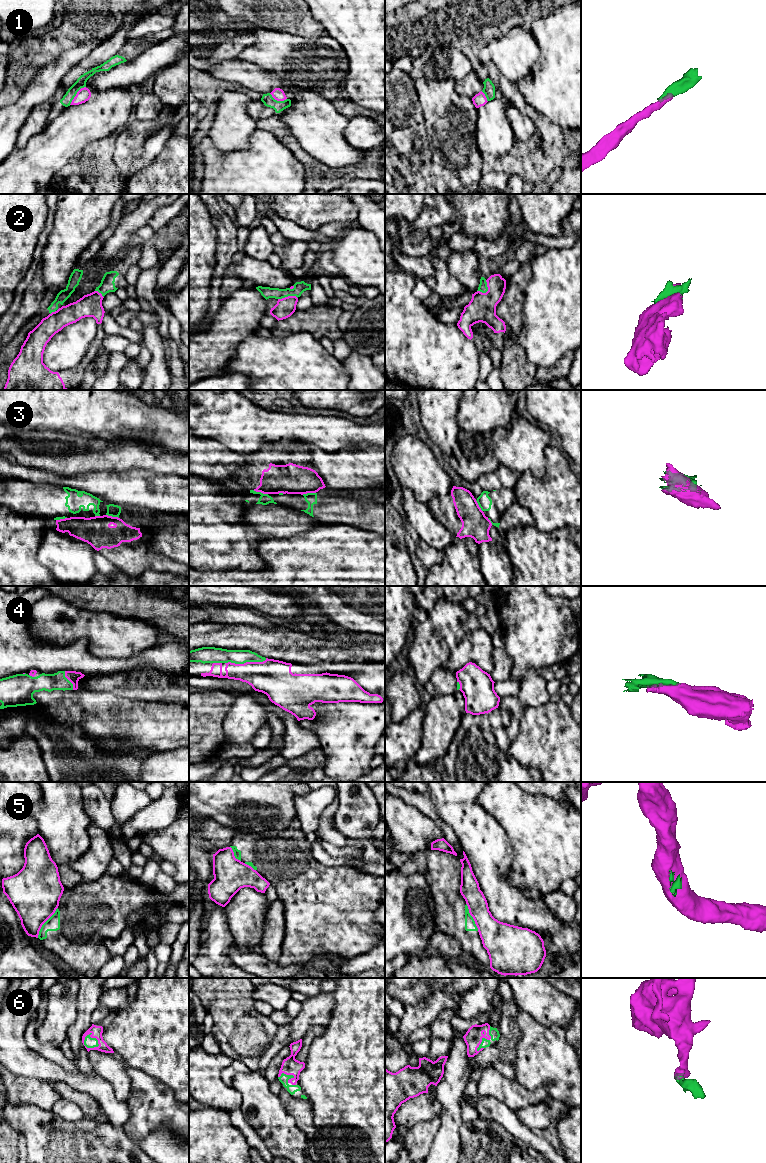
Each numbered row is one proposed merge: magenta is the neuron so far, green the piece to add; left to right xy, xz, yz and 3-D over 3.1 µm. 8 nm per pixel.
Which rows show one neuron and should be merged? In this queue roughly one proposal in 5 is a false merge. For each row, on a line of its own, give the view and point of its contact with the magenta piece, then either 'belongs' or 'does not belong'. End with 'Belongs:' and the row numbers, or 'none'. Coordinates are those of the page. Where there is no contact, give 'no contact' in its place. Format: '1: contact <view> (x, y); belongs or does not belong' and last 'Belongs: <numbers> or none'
1: contact xy (76, 94); belongs
2: contact yz (488, 290); belongs
3: contact xz (260, 491); does not belong
4: contact xz (246, 662); belongs
5: contact xy (45, 921); does not belong
6: contact xy (93, 1037); belongs
Belongs: 1, 2, 4, 6

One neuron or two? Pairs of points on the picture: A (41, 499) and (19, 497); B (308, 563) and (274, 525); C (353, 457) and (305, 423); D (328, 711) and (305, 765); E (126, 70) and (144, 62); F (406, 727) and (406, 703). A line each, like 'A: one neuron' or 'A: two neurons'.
A: one neuron
B: two neurons
C: two neurons
D: two neurons
E: one neuron
F: two neurons

